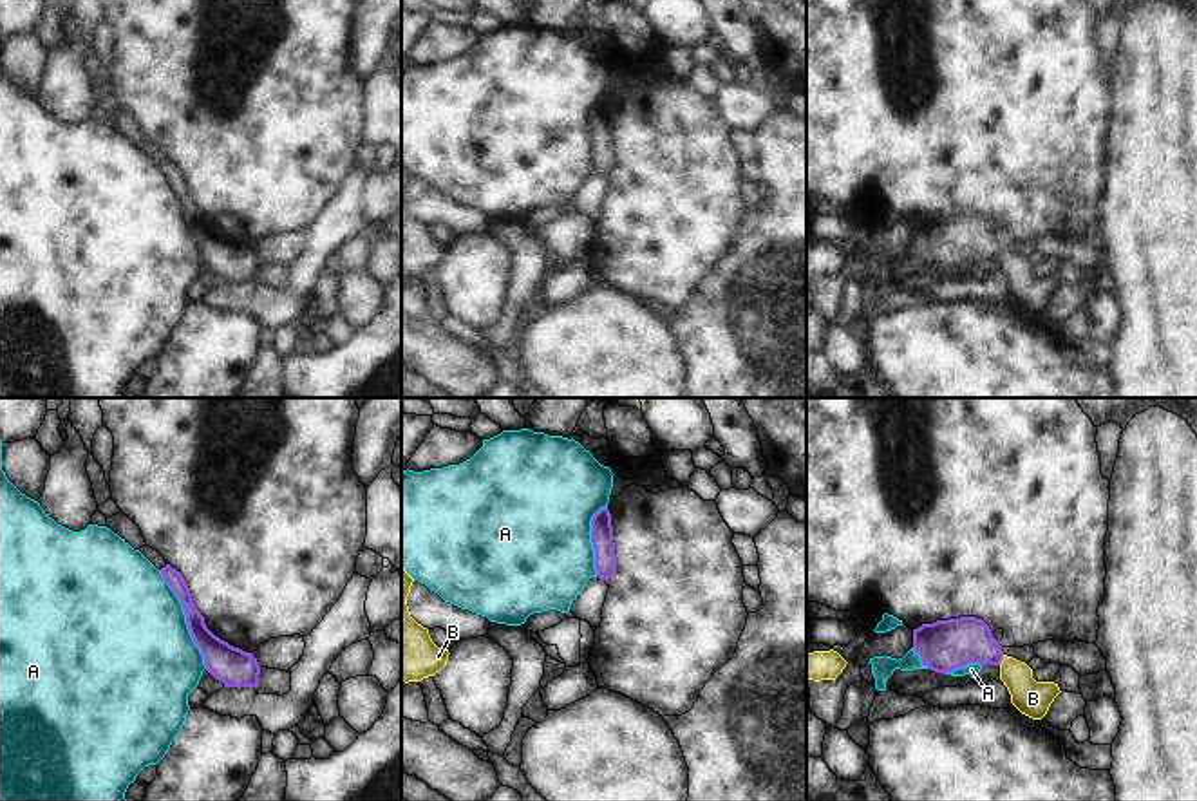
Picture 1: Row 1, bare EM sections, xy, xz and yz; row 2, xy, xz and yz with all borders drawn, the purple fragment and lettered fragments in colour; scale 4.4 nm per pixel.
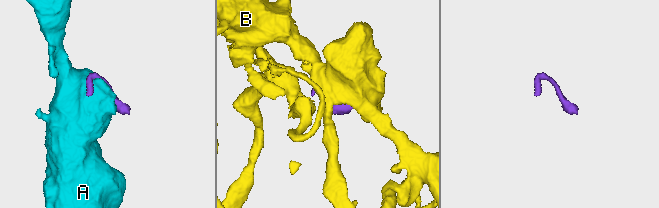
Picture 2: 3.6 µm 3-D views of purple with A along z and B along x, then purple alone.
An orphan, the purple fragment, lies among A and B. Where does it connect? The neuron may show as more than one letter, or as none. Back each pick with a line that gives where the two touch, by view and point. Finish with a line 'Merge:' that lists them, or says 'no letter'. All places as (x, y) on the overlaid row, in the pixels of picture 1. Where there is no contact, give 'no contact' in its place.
B: contact yz (1002, 659)
Merge: B

